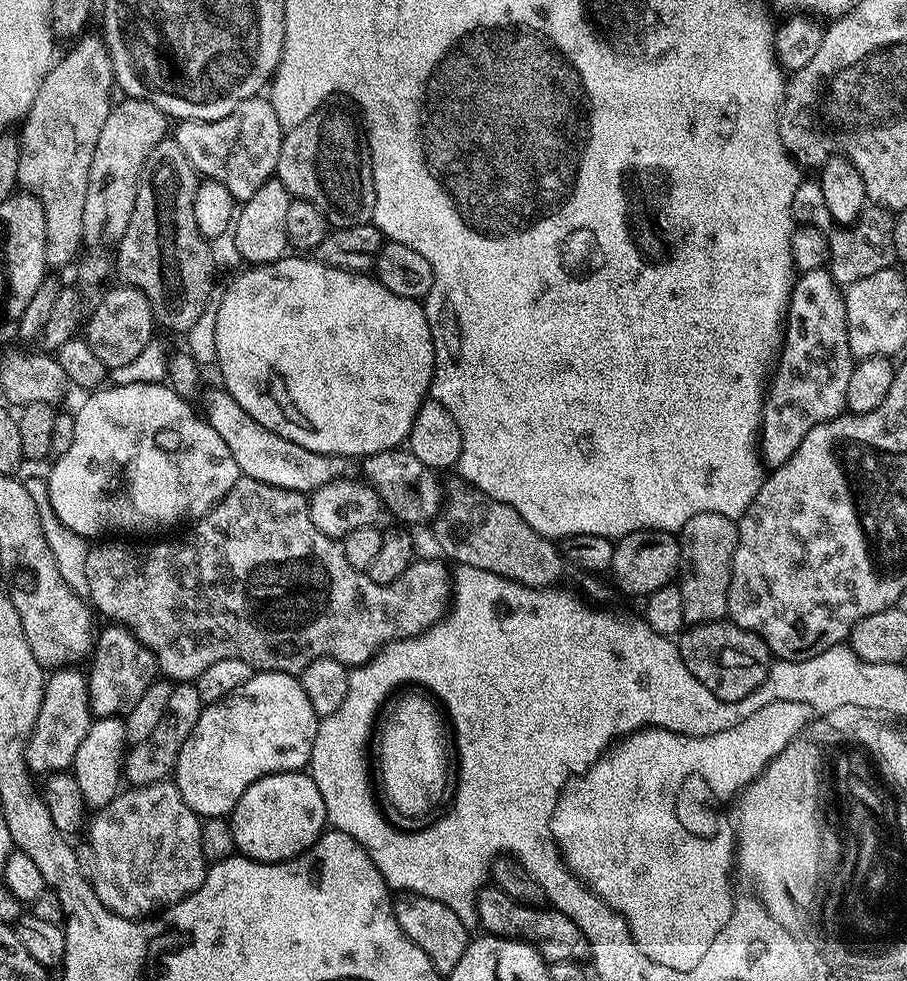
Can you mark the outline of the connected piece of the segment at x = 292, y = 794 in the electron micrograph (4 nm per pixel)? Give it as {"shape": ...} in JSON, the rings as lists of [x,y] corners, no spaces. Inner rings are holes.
{"shape":[[[307,771],[270,774],[238,798],[230,814],[236,852],[264,864],[283,864],[316,845],[328,824],[326,802]]]}

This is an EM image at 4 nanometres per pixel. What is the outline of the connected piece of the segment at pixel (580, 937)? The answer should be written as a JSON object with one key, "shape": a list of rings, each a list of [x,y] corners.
{"shape":[[[485,886],[481,888],[476,899],[476,919],[479,927],[487,935],[511,937],[514,940],[523,940],[537,948],[542,959],[548,964],[554,962],[574,962],[579,964],[587,961],[592,955],[590,942],[586,934],[566,914],[555,910],[547,910],[530,904],[517,904],[504,893],[501,888]]]}

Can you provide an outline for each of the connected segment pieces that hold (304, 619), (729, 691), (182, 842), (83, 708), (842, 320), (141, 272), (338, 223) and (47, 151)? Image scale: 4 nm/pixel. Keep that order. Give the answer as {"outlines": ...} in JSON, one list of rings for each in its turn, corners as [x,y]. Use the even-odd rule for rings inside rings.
{"outlines":[[[[241,476],[234,486],[204,516],[191,525],[189,532],[181,534],[177,540],[160,538],[157,544],[127,544],[127,539],[112,538],[109,544],[89,547],[86,558],[86,577],[89,583],[87,599],[97,613],[105,616],[105,621],[126,628],[136,635],[136,640],[154,654],[156,666],[161,677],[172,682],[195,682],[214,662],[222,662],[222,658],[242,658],[254,670],[262,672],[291,672],[299,674],[303,668],[319,656],[334,658],[346,666],[359,666],[371,660],[377,652],[393,640],[401,640],[405,636],[416,636],[437,623],[447,611],[450,602],[450,570],[438,560],[417,559],[402,578],[393,584],[379,584],[370,579],[367,572],[354,570],[350,562],[346,562],[343,543],[339,539],[322,534],[318,526],[310,518],[308,509],[309,497],[303,492],[286,490],[278,486],[270,486],[266,480],[255,480],[249,476]]],[[[724,620],[685,627],[678,643],[686,670],[722,702],[738,702],[754,694],[754,690],[758,690],[758,686],[762,686],[768,677],[768,670],[774,663],[774,657],[761,636]]],[[[171,779],[129,787],[93,816],[96,817],[93,820],[91,817],[86,835],[94,850],[95,865],[90,871],[92,889],[98,894],[102,906],[114,914],[127,920],[148,918],[186,899],[198,890],[198,886],[202,886],[209,870],[202,854],[202,820],[194,810],[190,810],[190,806],[186,806]]],[[[69,666],[53,671],[44,682],[44,697],[42,698],[42,710],[38,710],[38,722],[34,726],[32,736],[28,740],[26,762],[33,774],[50,774],[55,770],[64,770],[74,762],[74,754],[78,754],[78,742],[86,738],[86,730],[93,722],[92,711],[88,709],[88,682],[83,671]]],[[[827,267],[800,272],[792,286],[792,297],[788,303],[788,315],[784,326],[782,347],[774,364],[774,375],[764,401],[764,418],[760,422],[758,451],[769,469],[786,463],[794,450],[802,446],[802,438],[822,422],[832,420],[847,409],[846,386],[850,386],[850,374],[854,357],[850,350],[846,302],[841,285],[836,283]]],[[[166,138],[162,142],[158,142],[158,146],[154,146],[154,150],[150,150],[150,154],[144,163],[144,169],[140,175],[140,185],[138,186],[138,194],[134,202],[134,214],[130,214],[130,226],[126,226],[126,234],[120,239],[118,251],[120,253],[114,256],[114,264],[118,269],[118,276],[121,276],[123,283],[129,288],[137,288],[142,294],[146,294],[146,298],[150,302],[150,310],[152,317],[155,318],[157,325],[161,329],[169,328],[172,332],[187,333],[188,329],[194,326],[194,322],[198,322],[198,318],[202,314],[202,310],[206,310],[206,306],[213,299],[212,296],[212,275],[216,272],[216,260],[212,257],[213,245],[205,240],[204,235],[198,230],[198,222],[194,222],[194,194],[198,183],[198,173],[192,167],[192,163],[186,158],[186,154],[182,154],[182,146],[176,144],[175,139]]],[[[317,107],[306,118],[306,122],[298,122],[298,126],[287,129],[284,133],[282,150],[278,158],[275,179],[286,186],[286,190],[297,200],[309,200],[322,210],[332,228],[349,228],[372,223],[374,214],[374,174],[372,159],[368,153],[368,138],[361,121],[356,120],[344,108]]],[[[81,35],[72,44],[73,48],[61,60],[59,57],[53,63],[46,78],[42,78],[42,86],[38,86],[38,94],[34,97],[34,106],[30,106],[19,129],[21,132],[18,132],[20,157],[16,183],[27,195],[36,196],[42,204],[48,223],[48,263],[52,266],[68,263],[71,265],[81,255],[80,243],[85,243],[86,240],[82,230],[82,210],[86,206],[90,162],[94,158],[94,146],[98,146],[98,134],[102,134],[102,126],[113,106],[113,101],[108,100],[108,91],[114,88],[108,48],[99,35],[88,35]]]]}

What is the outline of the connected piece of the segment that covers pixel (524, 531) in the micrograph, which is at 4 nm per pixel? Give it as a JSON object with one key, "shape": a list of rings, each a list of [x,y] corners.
{"shape":[[[453,478],[448,485],[442,488],[442,503],[436,512],[430,527],[436,535],[436,544],[453,560],[453,565],[474,566],[478,570],[486,570],[490,574],[498,574],[507,580],[513,580],[516,584],[525,584],[528,587],[540,588],[553,585],[560,576],[560,571],[566,568],[560,549],[549,537],[539,536],[537,532],[526,523],[510,506],[490,498],[482,490],[478,490],[473,484],[467,484],[465,480]]]}

